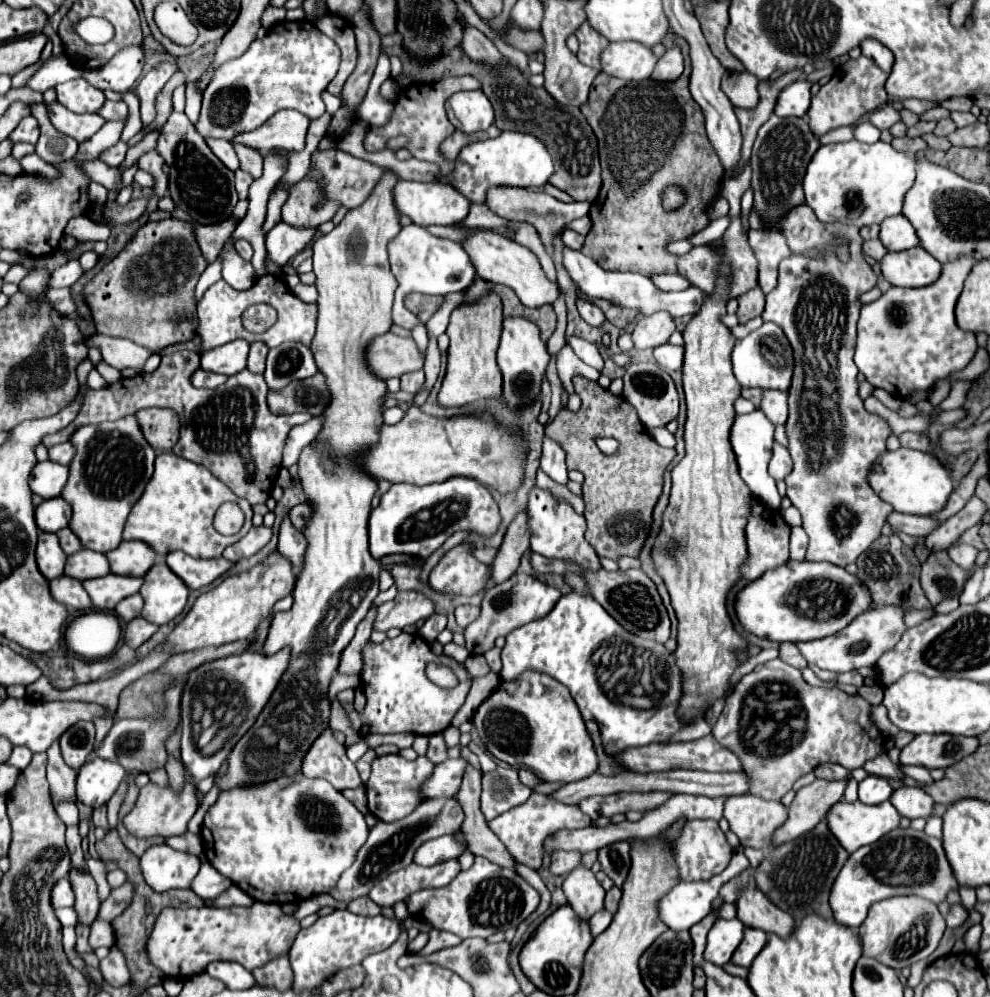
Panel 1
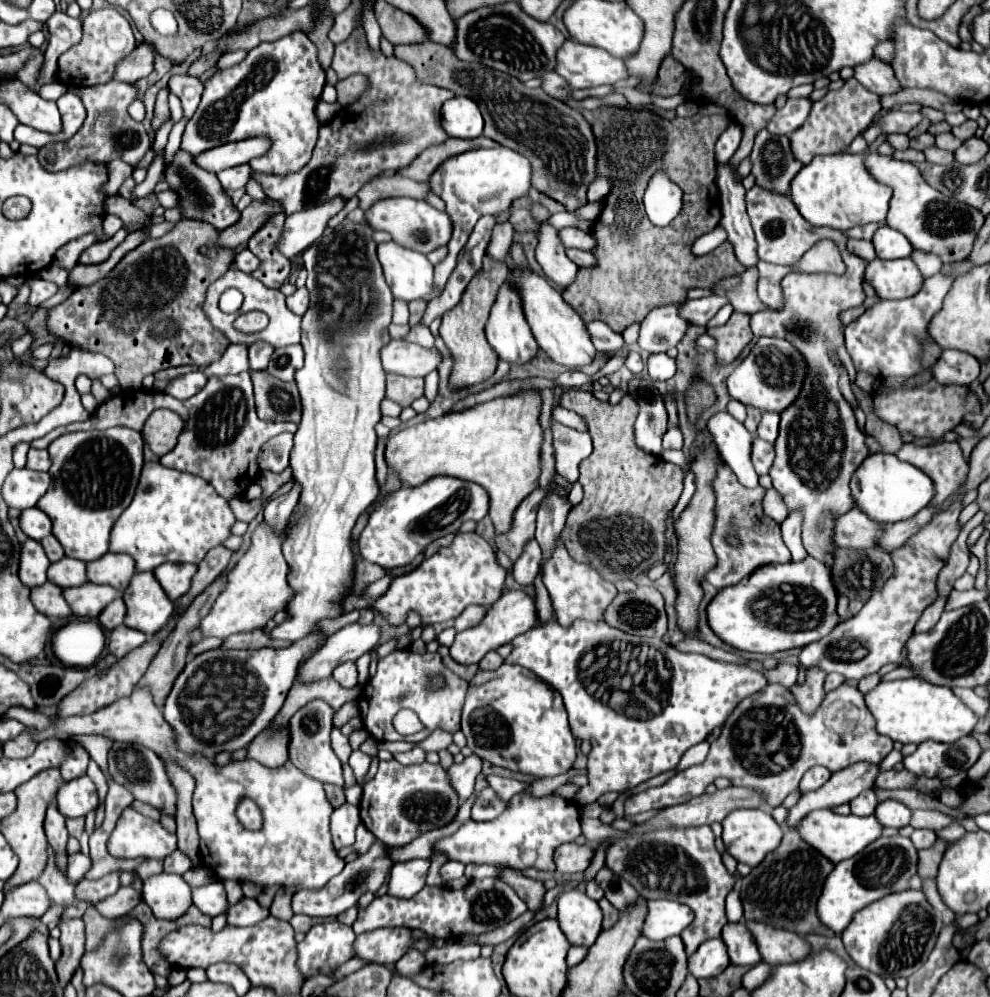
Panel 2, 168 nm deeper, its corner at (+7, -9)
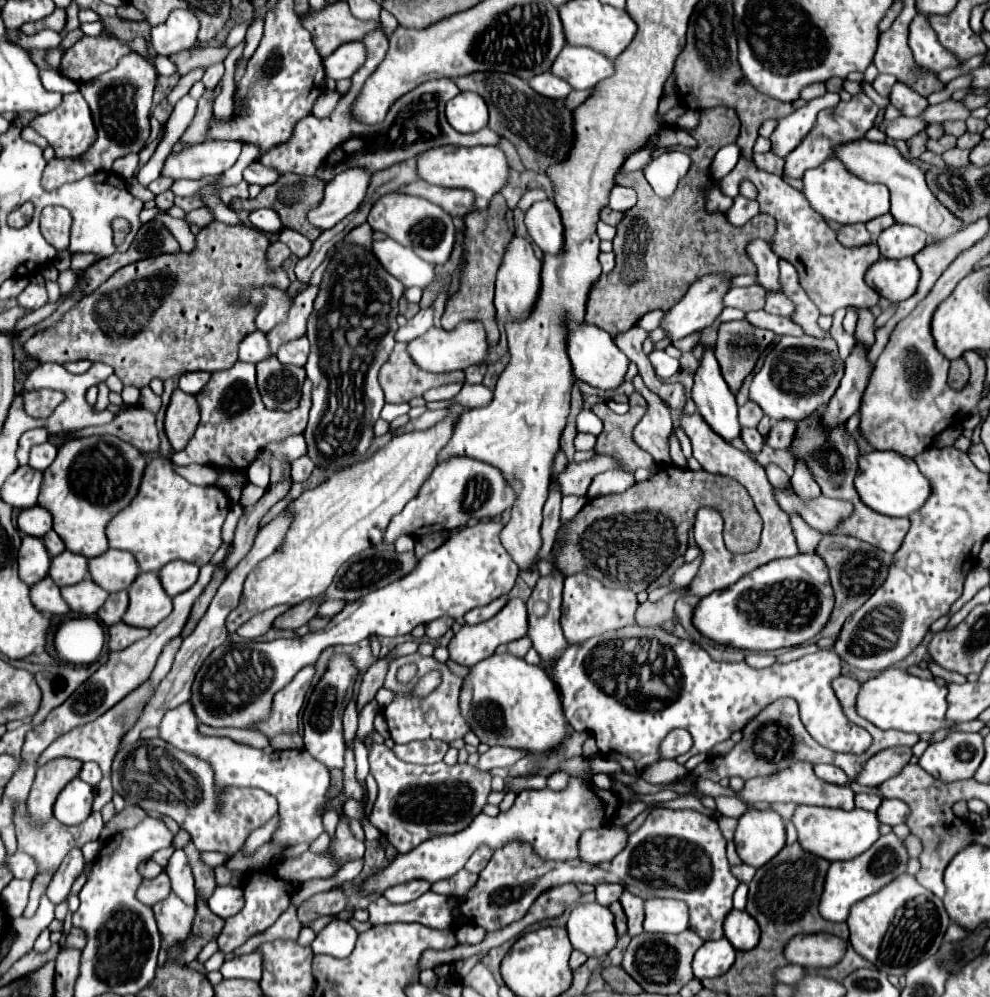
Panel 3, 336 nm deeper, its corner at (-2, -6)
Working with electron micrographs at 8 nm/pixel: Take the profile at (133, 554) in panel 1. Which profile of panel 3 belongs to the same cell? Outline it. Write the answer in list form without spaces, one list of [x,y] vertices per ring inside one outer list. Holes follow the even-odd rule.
[[[109,548],[105,554],[89,560],[89,574],[107,592],[121,592],[137,578],[139,564],[131,552]]]

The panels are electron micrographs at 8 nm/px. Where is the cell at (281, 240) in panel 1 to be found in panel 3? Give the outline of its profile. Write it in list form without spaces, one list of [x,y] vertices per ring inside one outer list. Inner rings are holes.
[[[349,170],[345,174],[339,174],[325,186],[325,194],[319,206],[307,212],[309,224],[319,230],[329,230],[347,214],[357,210],[365,198],[369,178],[371,174],[365,174],[365,170]]]

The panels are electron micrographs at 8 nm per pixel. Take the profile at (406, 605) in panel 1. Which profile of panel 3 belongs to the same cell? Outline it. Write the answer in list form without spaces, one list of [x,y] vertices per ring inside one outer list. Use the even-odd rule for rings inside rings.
[[[305,666],[295,678],[293,682],[289,682],[289,686],[285,686],[283,690],[279,690],[275,694],[275,702],[273,702],[273,714],[269,718],[269,722],[265,722],[265,726],[261,726],[261,732],[271,738],[275,734],[281,732],[295,732],[297,724],[299,724],[299,713],[301,712],[307,695],[307,690],[311,686],[313,674],[315,674],[315,666]]]

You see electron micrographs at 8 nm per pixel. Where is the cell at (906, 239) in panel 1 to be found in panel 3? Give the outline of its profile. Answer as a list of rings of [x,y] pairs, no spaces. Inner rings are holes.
[[[893,224],[881,232],[877,246],[883,258],[907,258],[915,256],[927,244],[927,234],[905,224]]]

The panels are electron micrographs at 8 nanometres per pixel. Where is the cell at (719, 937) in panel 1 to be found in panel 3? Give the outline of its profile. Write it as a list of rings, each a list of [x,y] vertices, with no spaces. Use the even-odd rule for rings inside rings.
[[[727,938],[705,942],[693,958],[695,978],[703,980],[703,978],[715,978],[725,974],[733,966],[735,954],[737,950],[733,948],[731,942],[727,942]]]

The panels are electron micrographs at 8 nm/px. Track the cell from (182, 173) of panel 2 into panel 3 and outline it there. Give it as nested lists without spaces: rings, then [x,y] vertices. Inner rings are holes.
[[[269,208],[249,212],[249,222],[251,222],[251,226],[255,226],[257,230],[267,232],[267,234],[277,234],[277,230],[283,228],[281,220],[277,218],[277,212],[273,212]]]

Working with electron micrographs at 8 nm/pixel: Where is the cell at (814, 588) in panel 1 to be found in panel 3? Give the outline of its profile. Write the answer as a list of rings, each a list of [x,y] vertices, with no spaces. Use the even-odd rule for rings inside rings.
[[[797,554],[793,558],[773,560],[733,586],[705,596],[693,614],[695,628],[719,642],[741,650],[779,650],[801,646],[817,636],[831,618],[835,604],[829,570],[821,556]]]

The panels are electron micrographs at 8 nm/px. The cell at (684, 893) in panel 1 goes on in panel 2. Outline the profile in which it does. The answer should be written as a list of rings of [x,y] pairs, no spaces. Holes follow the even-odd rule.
[[[646,901],[646,907],[648,913],[642,927],[642,935],[652,941],[664,941],[672,935],[680,935],[694,919],[692,909],[678,901]]]

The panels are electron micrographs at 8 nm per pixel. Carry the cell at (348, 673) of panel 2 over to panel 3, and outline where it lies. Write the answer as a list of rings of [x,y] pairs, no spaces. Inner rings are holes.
[[[351,696],[349,704],[345,708],[343,728],[345,728],[345,742],[353,740],[355,738],[355,732],[357,732],[357,700],[355,700],[355,696]]]

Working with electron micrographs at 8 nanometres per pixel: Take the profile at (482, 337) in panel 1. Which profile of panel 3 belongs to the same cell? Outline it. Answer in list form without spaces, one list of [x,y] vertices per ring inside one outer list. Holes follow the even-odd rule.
[[[499,194],[493,198],[493,206],[483,212],[473,212],[465,216],[465,268],[461,272],[461,290],[447,302],[445,314],[443,314],[443,328],[453,330],[459,322],[475,320],[485,326],[487,332],[487,344],[497,346],[499,344],[499,328],[495,324],[495,306],[493,306],[493,292],[495,292],[495,276],[497,270],[503,264],[503,256],[507,252],[509,242],[515,236],[513,228],[513,212],[505,204],[505,198]]]

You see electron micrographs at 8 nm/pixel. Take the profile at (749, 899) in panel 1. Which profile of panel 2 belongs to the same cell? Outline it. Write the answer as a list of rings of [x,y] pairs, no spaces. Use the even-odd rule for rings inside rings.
[[[756,921],[746,923],[748,929],[752,931],[762,961],[768,965],[782,965],[782,963],[792,963],[808,957],[812,953],[810,943],[806,943],[800,935],[784,931],[784,929],[774,929]]]

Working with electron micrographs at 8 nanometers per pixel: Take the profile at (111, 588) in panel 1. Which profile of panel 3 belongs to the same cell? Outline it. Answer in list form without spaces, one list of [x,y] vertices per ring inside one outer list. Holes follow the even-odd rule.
[[[85,578],[79,584],[61,588],[61,596],[65,598],[65,602],[69,604],[69,608],[75,614],[95,616],[99,612],[99,608],[105,604],[105,600],[109,598],[109,592],[105,592],[101,586],[97,586],[91,578]]]

